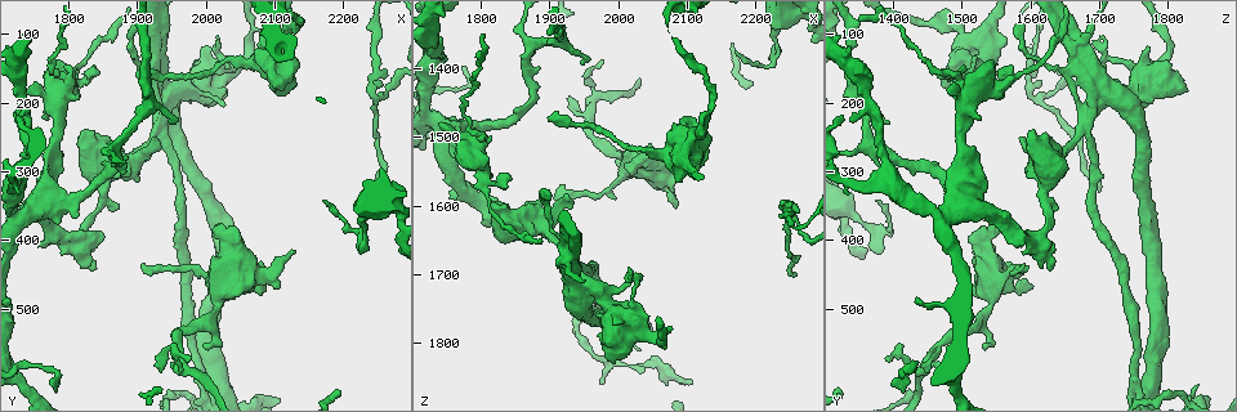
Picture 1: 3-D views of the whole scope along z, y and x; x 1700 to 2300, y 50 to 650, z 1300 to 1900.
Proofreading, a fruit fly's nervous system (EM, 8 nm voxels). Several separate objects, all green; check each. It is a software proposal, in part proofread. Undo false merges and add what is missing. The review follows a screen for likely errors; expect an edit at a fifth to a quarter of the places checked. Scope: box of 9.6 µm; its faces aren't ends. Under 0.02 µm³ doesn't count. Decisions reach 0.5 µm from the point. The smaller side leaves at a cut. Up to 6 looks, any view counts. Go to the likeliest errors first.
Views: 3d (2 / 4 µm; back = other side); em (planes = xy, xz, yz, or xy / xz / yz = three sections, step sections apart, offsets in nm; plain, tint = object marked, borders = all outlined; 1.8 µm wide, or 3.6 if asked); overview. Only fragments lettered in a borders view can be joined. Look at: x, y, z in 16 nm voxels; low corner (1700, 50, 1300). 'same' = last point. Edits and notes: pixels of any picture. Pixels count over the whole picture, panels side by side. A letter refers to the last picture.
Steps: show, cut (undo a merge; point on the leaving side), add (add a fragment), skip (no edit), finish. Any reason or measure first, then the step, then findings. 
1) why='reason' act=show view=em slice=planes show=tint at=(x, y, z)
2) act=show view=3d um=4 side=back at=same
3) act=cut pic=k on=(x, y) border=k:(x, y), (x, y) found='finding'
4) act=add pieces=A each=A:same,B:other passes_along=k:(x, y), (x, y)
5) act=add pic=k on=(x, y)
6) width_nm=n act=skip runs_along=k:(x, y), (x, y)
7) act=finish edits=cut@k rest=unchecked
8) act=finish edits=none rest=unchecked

why='two arms at a narrow angle' act=show view=3d um=4 side=back at=(1940, 190, 1710)

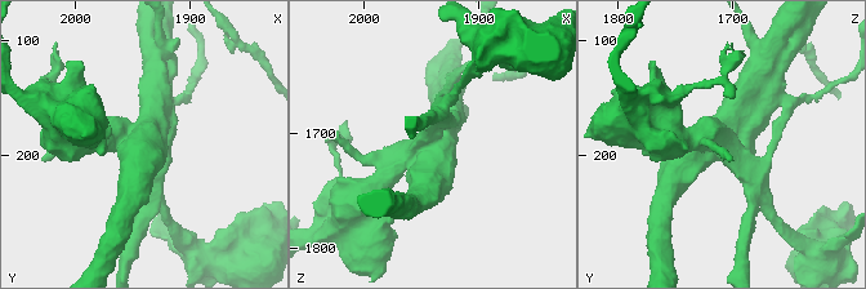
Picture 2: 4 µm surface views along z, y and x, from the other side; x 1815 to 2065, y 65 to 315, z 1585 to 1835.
why='now the EM' act=show view=em slice=xy step=16 show=tint at=(1940, 188, 1704)

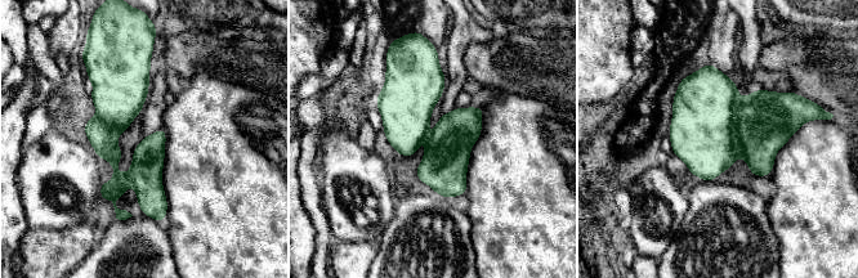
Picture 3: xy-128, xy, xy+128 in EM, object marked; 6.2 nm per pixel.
act=show view=em slice=planes show=borders at=same

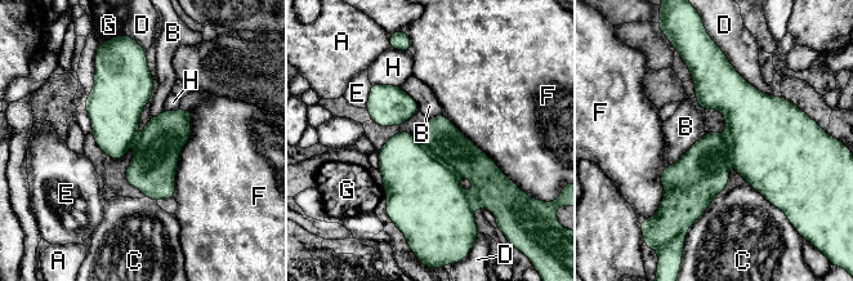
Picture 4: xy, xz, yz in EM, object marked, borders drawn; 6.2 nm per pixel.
width_nm=300 act=cut pic=4 on=(423, 195) each=A:other,B:other,C:other,D:other,E:other,F:other,G:other,H:other border=4:(423, 146), (455, 172) found='two neurons meet here'

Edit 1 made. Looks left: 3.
why='thick turns thin' act=show view=em slice=xy step=4 show=borders at=(2035, 140, 1520)

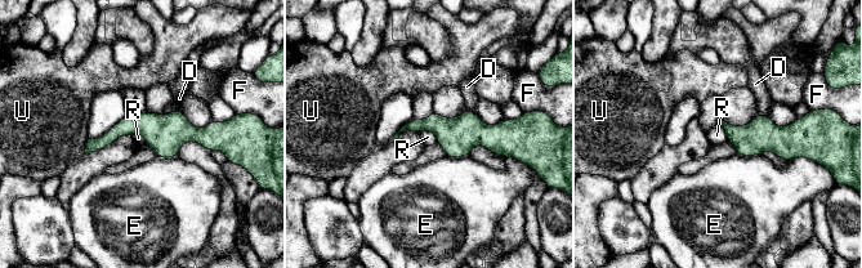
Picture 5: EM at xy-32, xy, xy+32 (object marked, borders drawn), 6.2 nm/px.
width_nm=150 longest_contact=E:160nm act=skip each=D:other,E:other,F:other,R:other,U:other found='all the same neuron'

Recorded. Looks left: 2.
why='branch stops here' act=show view=3d um=4 at=(1755, 410, 1580)

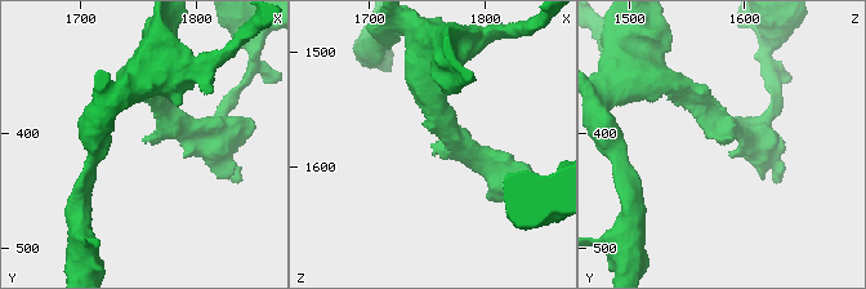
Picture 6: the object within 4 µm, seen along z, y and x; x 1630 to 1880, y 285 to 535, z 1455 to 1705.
why='now the EM' act=show view=em slice=planes show=borders at=(1754, 404, 1582)

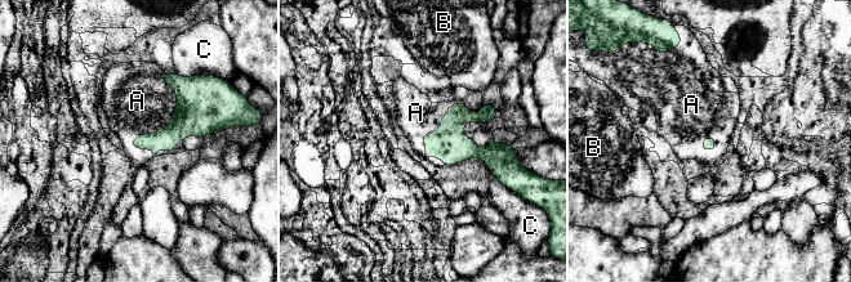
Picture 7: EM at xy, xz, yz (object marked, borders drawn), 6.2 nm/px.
longest_contact=A:550nm act=add pieces=A each=A:same,B:other,C:other passes_along=7:(196, 113), (160, 129), (137, 101) found='the neuron continues'

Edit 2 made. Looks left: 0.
act=finish edits=cut@4,add@7 rest=unchecked

